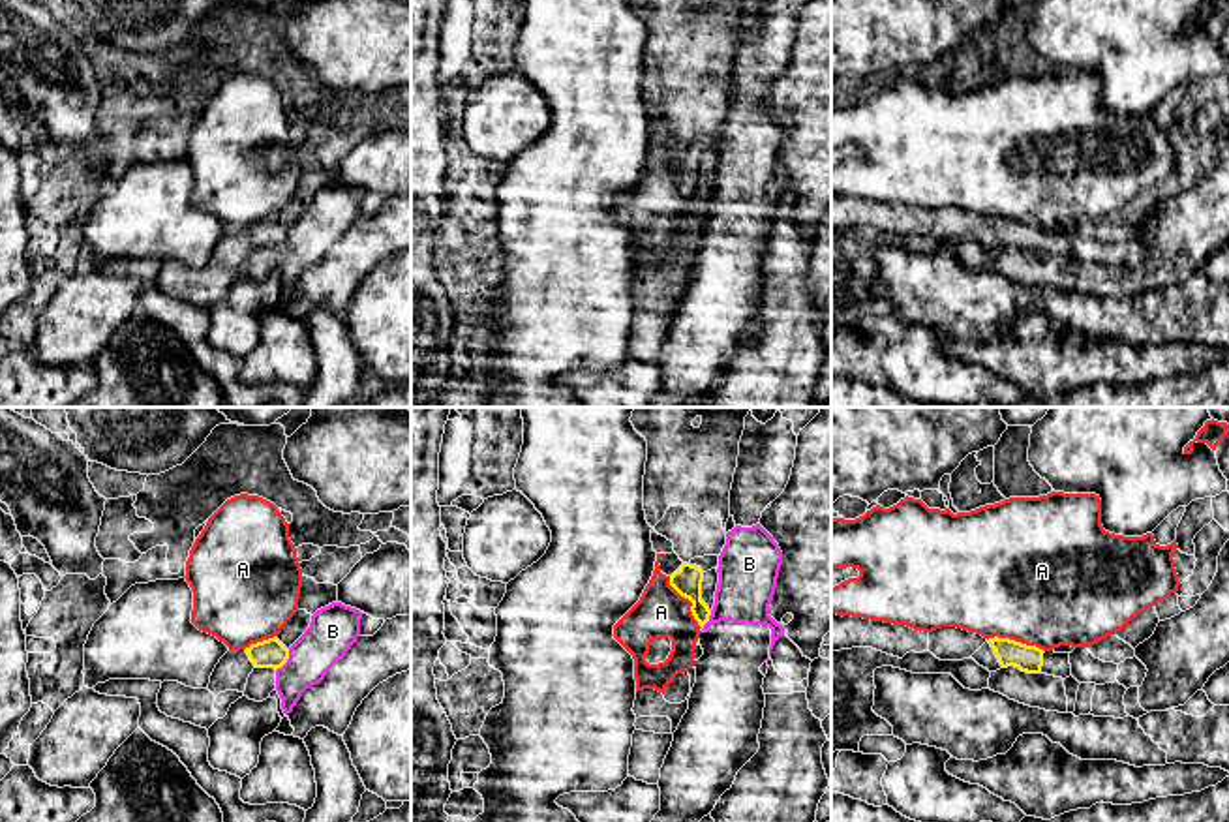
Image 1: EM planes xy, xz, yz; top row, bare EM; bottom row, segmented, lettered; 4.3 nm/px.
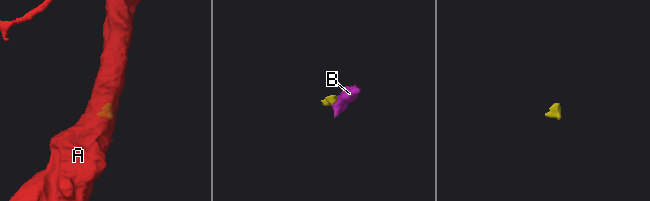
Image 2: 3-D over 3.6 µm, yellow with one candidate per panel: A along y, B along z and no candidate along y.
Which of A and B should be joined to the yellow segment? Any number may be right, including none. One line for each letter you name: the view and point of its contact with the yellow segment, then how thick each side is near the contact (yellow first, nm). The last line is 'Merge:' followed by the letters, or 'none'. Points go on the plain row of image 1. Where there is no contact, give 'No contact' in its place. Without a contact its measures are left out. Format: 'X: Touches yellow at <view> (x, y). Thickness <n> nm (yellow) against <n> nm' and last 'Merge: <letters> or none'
Merge: none

